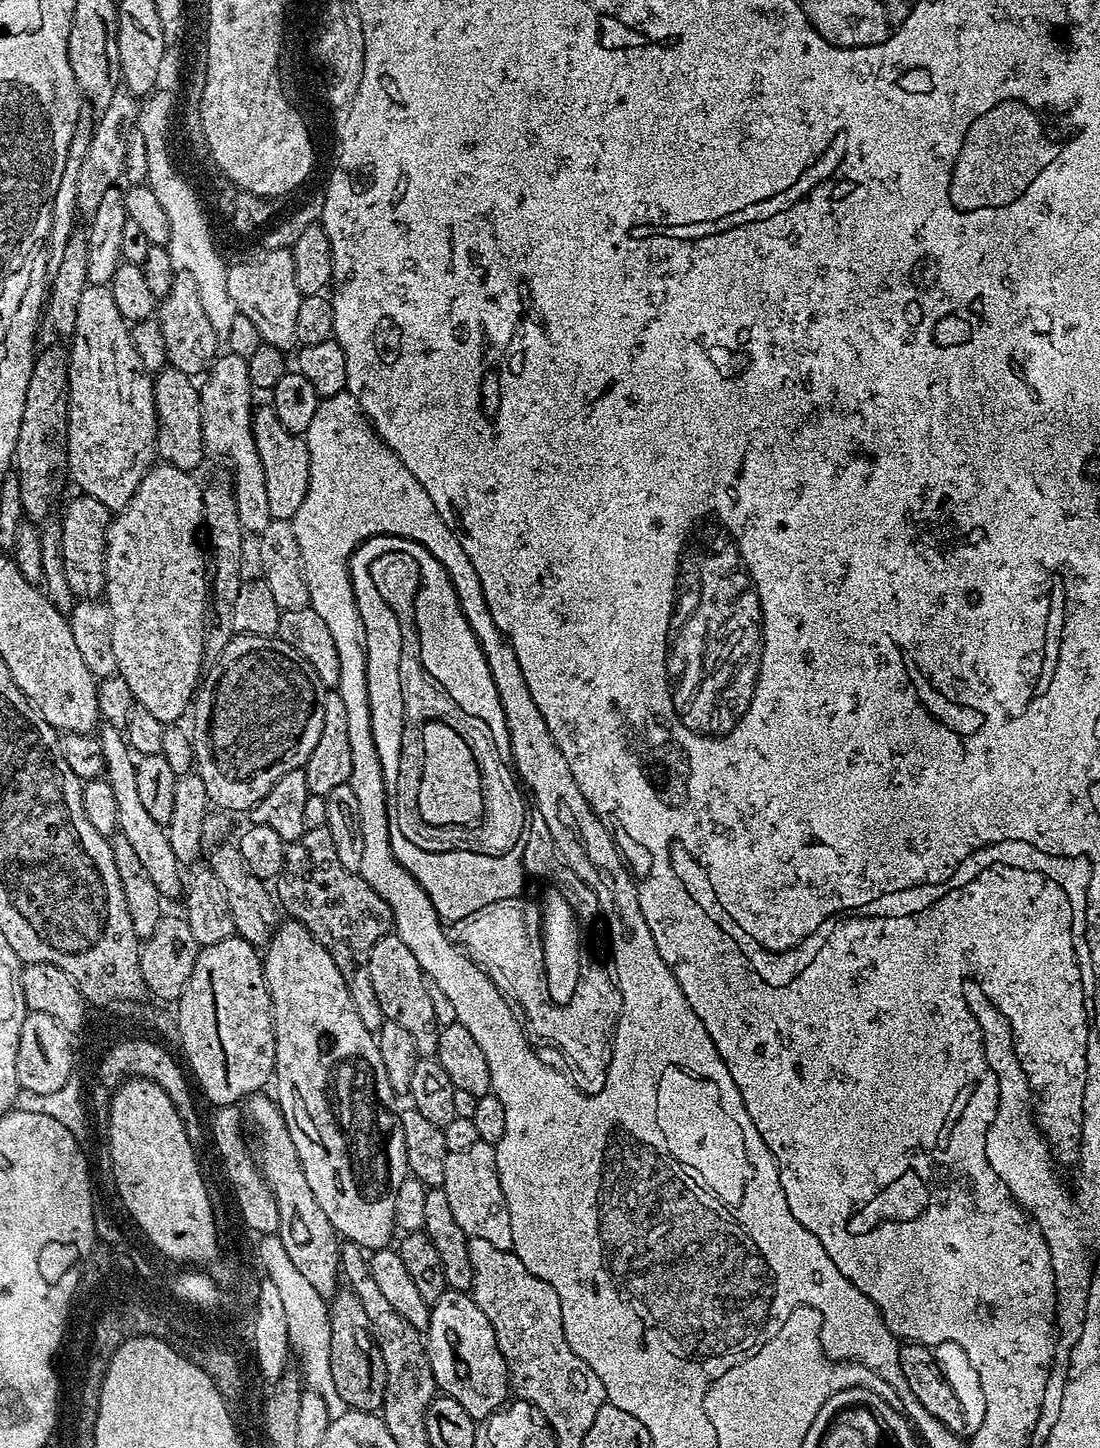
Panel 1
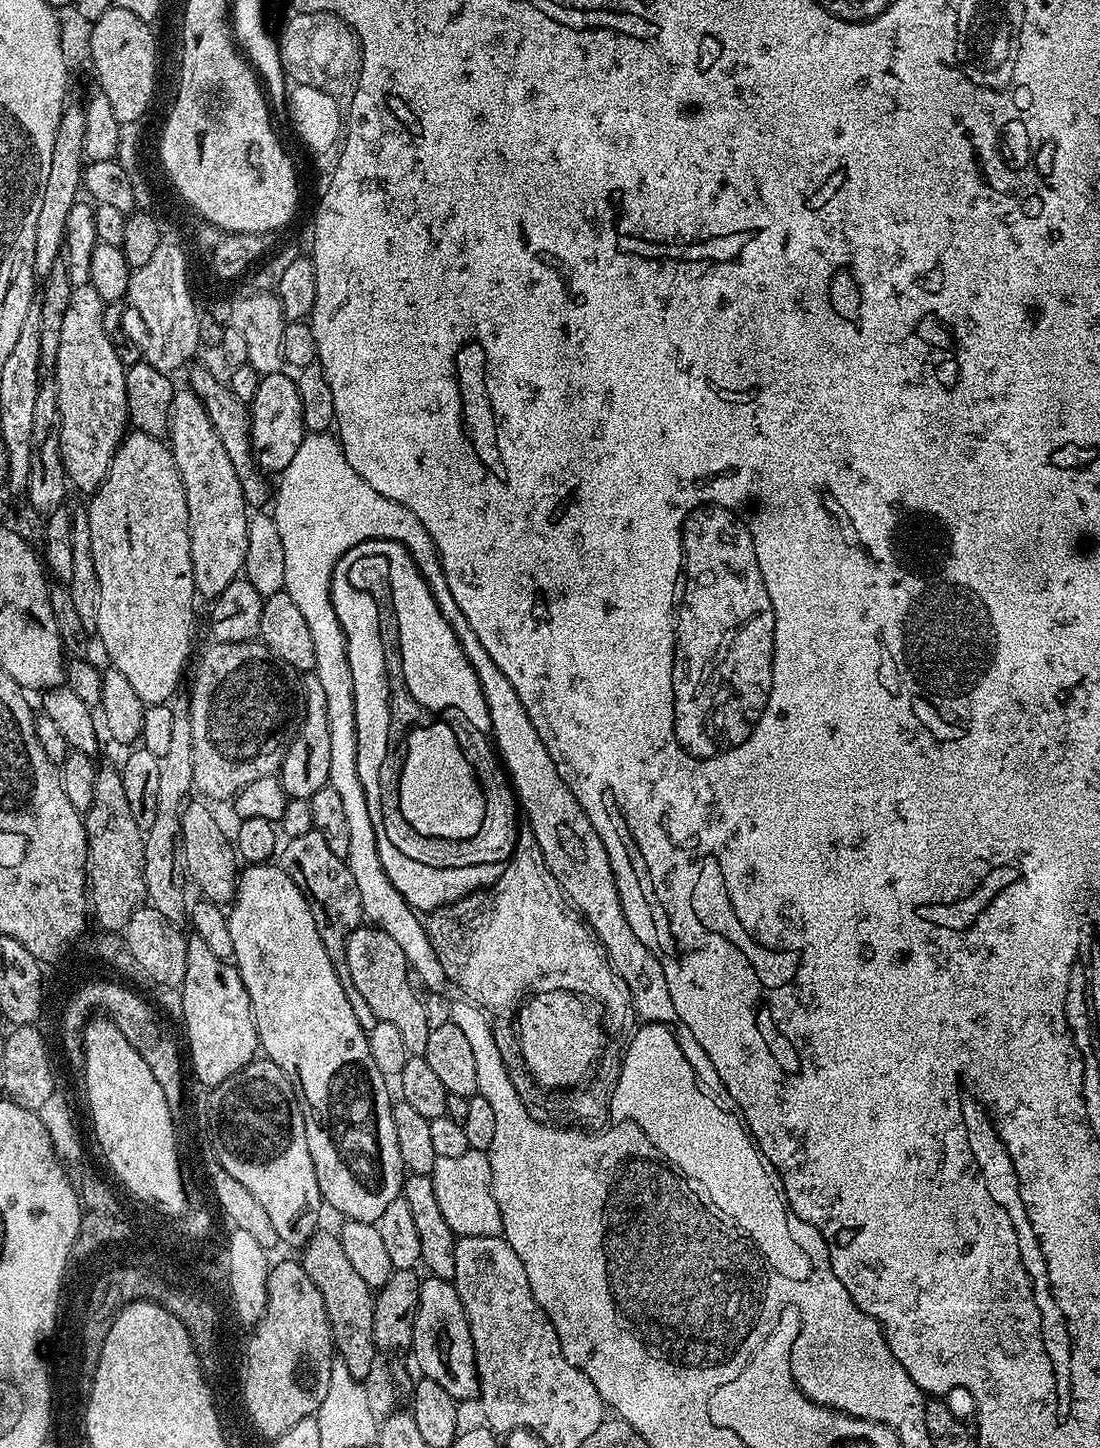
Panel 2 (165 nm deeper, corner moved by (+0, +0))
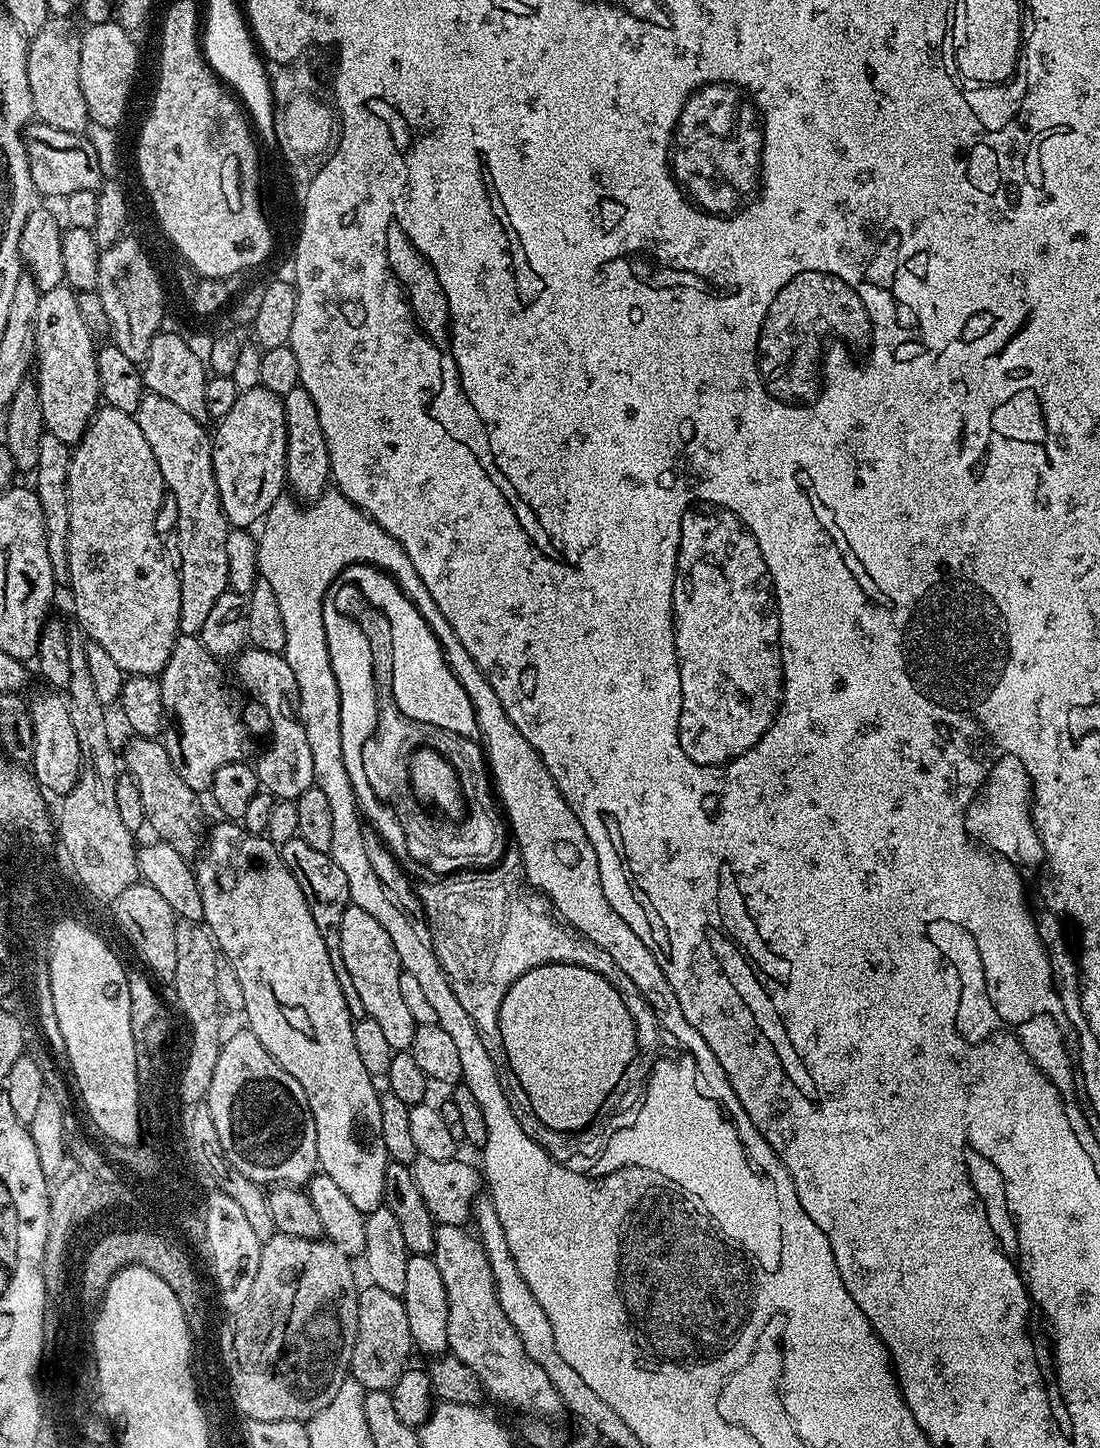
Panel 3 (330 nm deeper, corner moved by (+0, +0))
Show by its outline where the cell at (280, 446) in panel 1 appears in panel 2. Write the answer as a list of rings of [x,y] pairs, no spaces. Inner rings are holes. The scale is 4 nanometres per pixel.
[[[196,368],[192,372],[190,381],[192,393],[204,401],[206,412],[210,422],[214,426],[214,434],[222,438],[222,446],[226,449],[226,455],[230,457],[230,463],[234,465],[234,474],[238,474],[238,482],[242,486],[244,501],[249,509],[260,510],[264,503],[270,500],[269,477],[265,475],[259,464],[256,463],[256,455],[252,453],[252,414],[249,405],[234,398],[234,394],[228,389],[227,383],[216,381],[216,376],[208,368]]]

